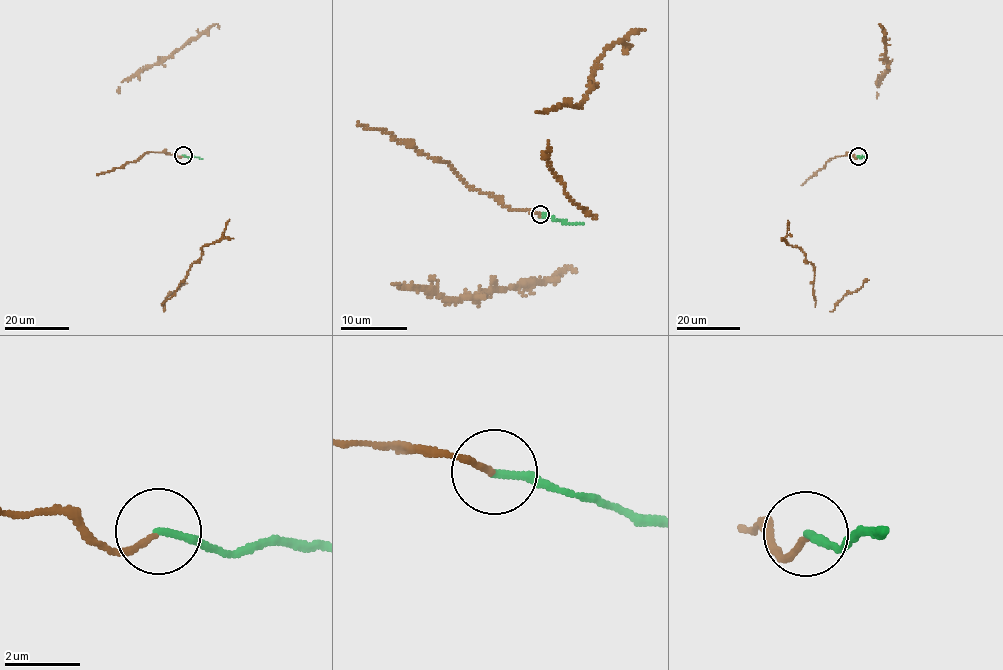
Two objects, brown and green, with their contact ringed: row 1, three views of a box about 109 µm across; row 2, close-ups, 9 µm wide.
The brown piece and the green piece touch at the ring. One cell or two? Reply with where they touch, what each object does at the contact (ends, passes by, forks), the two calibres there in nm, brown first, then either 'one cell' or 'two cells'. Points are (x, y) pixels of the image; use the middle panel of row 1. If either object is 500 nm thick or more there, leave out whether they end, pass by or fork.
at (540, 214); brown ends there; green ends there; 140 nm thick on the brown side, 200 nm on the other; two cells

